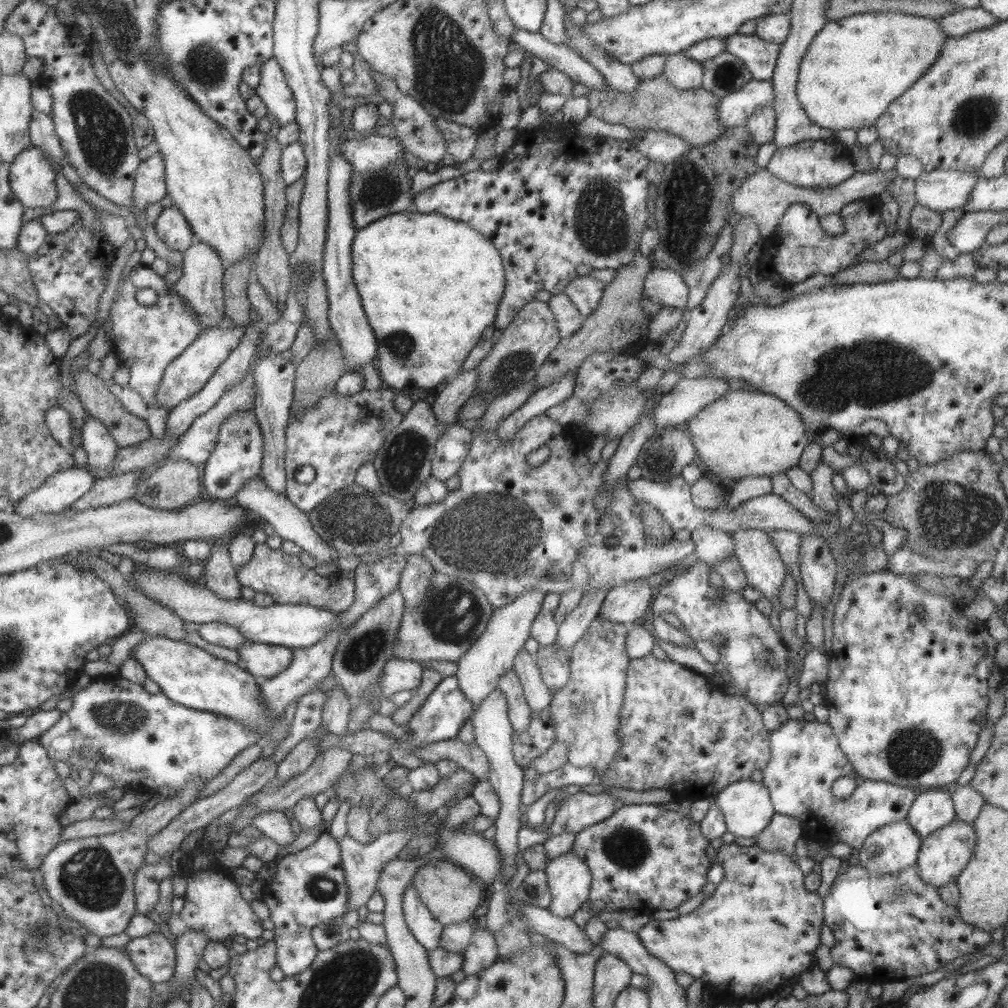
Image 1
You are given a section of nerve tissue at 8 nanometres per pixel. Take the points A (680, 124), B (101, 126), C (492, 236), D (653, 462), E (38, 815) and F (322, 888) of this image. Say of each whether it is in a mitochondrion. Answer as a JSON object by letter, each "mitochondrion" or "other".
{"A":"other","B":"mitochondrion","C":"other","D":"mitochondrion","E":"other","F":"mitochondrion"}

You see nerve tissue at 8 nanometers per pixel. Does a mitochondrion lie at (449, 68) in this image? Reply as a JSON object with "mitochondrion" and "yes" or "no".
{"mitochondrion":"yes"}

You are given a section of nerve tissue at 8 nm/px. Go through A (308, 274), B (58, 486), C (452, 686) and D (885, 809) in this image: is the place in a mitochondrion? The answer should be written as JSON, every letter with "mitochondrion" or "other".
{"A":"other","B":"other","C":"other","D":"other"}

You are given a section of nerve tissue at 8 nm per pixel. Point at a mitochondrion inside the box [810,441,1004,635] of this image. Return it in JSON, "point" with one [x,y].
{"point":[951,515]}

